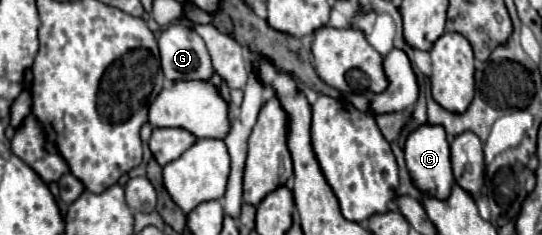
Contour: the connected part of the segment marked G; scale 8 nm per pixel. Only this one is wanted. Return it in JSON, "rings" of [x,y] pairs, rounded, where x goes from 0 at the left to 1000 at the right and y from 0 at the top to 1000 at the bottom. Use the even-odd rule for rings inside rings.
{"rings":[[[339,98],[310,106],[295,157],[295,260],[310,345],[325,336],[387,336],[395,285],[380,191],[365,140]]]}

